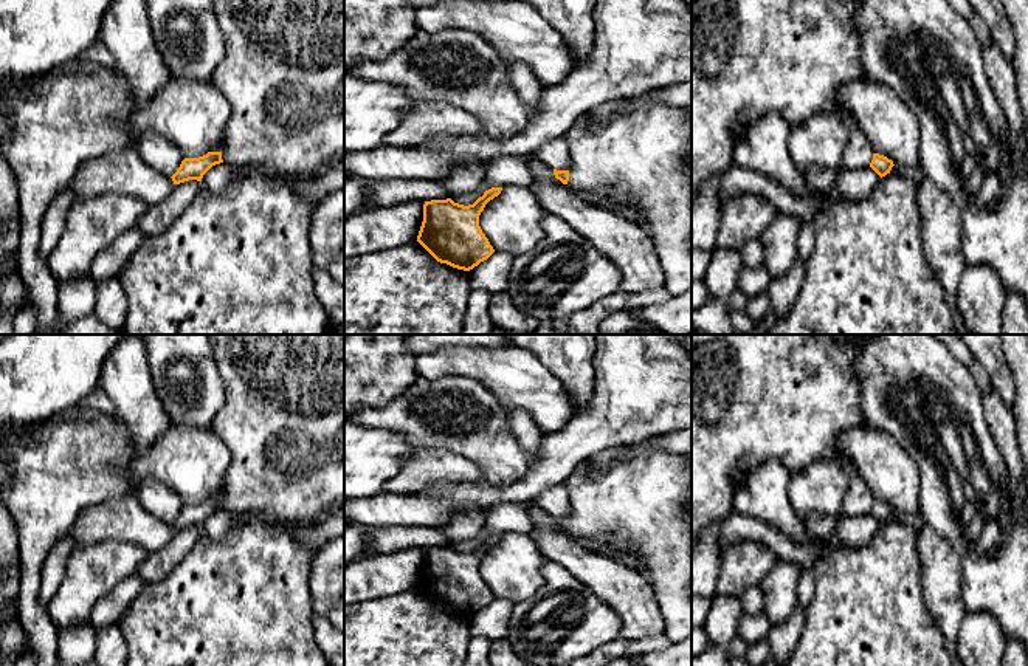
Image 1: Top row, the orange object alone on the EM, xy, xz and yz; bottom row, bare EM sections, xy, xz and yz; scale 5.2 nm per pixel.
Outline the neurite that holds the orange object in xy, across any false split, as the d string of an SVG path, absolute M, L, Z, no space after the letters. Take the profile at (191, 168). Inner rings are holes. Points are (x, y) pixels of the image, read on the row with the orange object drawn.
M212 0L212 8L223 36L225 56L209 82L228 99L231 115L226 121L222 150L208 152L198 158L185 158L171 177L174 184L189 180L202 181L203 175L220 163L225 163L236 173L257 170L287 178L307 178L344 160L344 0Z

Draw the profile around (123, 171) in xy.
M118 149L105 152L84 163L73 180L65 186L73 192L73 201L95 198L104 194L122 194L144 200L149 206L164 200L175 187L171 177L150 167L138 153L138 149Z

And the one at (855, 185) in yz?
M868 166L859 169L839 169L836 178L836 194L845 201L859 203L871 197L881 183L881 177Z

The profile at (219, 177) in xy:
M225 163L212 166L202 178L202 186L212 194L225 192L234 180L236 172Z

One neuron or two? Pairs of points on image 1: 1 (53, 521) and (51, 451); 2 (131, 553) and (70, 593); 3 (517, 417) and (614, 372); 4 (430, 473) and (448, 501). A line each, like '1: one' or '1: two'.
1: one
2: one
3: two
4: two

